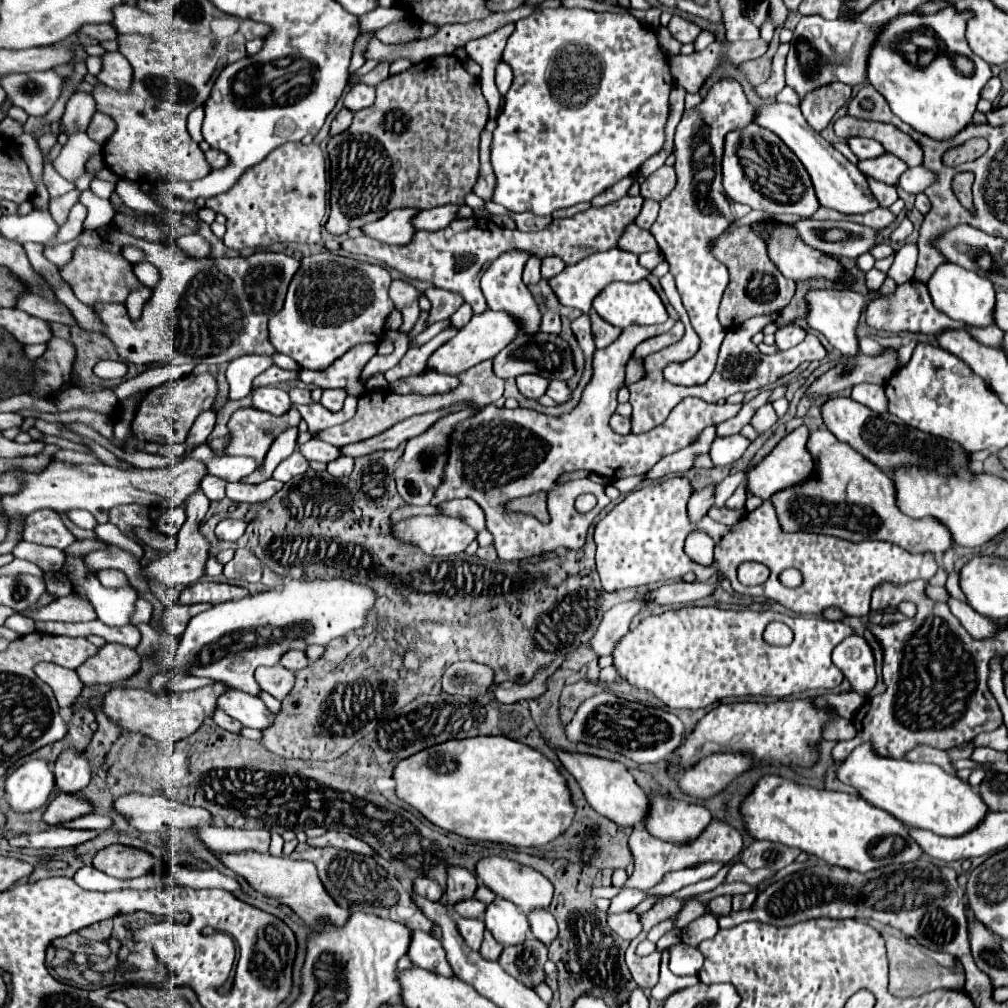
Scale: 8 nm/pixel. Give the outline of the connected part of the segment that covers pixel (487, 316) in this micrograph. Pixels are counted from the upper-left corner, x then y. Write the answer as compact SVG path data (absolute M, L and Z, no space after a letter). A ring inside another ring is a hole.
M484 311L482 315L474 315L470 319L470 323L458 331L458 335L454 335L450 341L446 341L444 345L440 345L428 359L426 367L434 373L442 373L442 375L460 375L466 369L486 361L486 359L494 359L494 355L498 355L510 341L512 337L516 337L516 333L520 333L520 329L514 325L514 319L502 311Z

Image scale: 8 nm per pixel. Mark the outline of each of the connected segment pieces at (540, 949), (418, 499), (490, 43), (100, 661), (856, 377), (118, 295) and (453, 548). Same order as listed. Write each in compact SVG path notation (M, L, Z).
M528 935L522 945L504 947L498 963L504 967L508 975L518 979L524 985L534 985L544 981L542 965L548 959L548 947L534 939L534 935Z
M472 407L472 409L466 409L466 411L454 413L454 415L442 417L442 419L440 419L438 423L434 423L424 435L418 435L418 437L414 437L414 439L408 441L404 455L396 461L396 467L394 467L396 487L398 487L400 497L402 497L406 503L410 503L410 505L428 505L428 503L430 503L430 499L432 499L436 487L440 485L442 469L444 469L446 459L448 459L448 455L446 455L446 443L448 443L450 429L452 429L460 419L466 419L466 417L474 415L474 411L478 411L478 407Z
M510 23L510 25L500 27L500 31L494 31L488 37L466 43L466 47L464 47L468 57L474 59L482 67L480 83L482 83L482 93L490 105L492 119L496 119L504 107L504 97L500 95L500 91L496 89L496 83L494 83L494 69L502 59L502 51L504 51L506 41L512 35L512 31L514 31L514 25Z
M106 643L94 659L82 663L76 673L84 687L92 685L116 685L132 677L140 669L140 657L132 647L118 643Z
M886 349L880 357L864 357L864 353L860 353L856 359L842 359L842 363L816 379L808 389L808 395L838 395L846 387L858 383L886 383L886 379L894 375L896 367L898 359L894 349Z
M78 247L74 251L72 261L60 269L60 275L66 283L70 283L74 295L86 305L96 301L124 303L128 297L128 291L132 291L132 287L140 287L140 281L136 279L132 265L124 257L114 255L110 251L102 251L102 249Z
M410 517L393 526L394 537L418 545L426 555L452 555L462 553L474 539L476 531L464 521L454 517Z

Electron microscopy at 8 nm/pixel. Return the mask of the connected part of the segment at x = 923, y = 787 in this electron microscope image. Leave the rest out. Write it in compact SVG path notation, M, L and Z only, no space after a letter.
M872 743L858 745L836 769L836 777L854 787L870 805L890 813L908 827L928 829L936 835L956 837L976 827L984 819L988 807L982 797L954 773L946 773L932 763L910 763L906 759L882 757L874 751Z

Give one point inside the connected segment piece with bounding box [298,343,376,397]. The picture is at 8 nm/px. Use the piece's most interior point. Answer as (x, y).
(345, 373)

